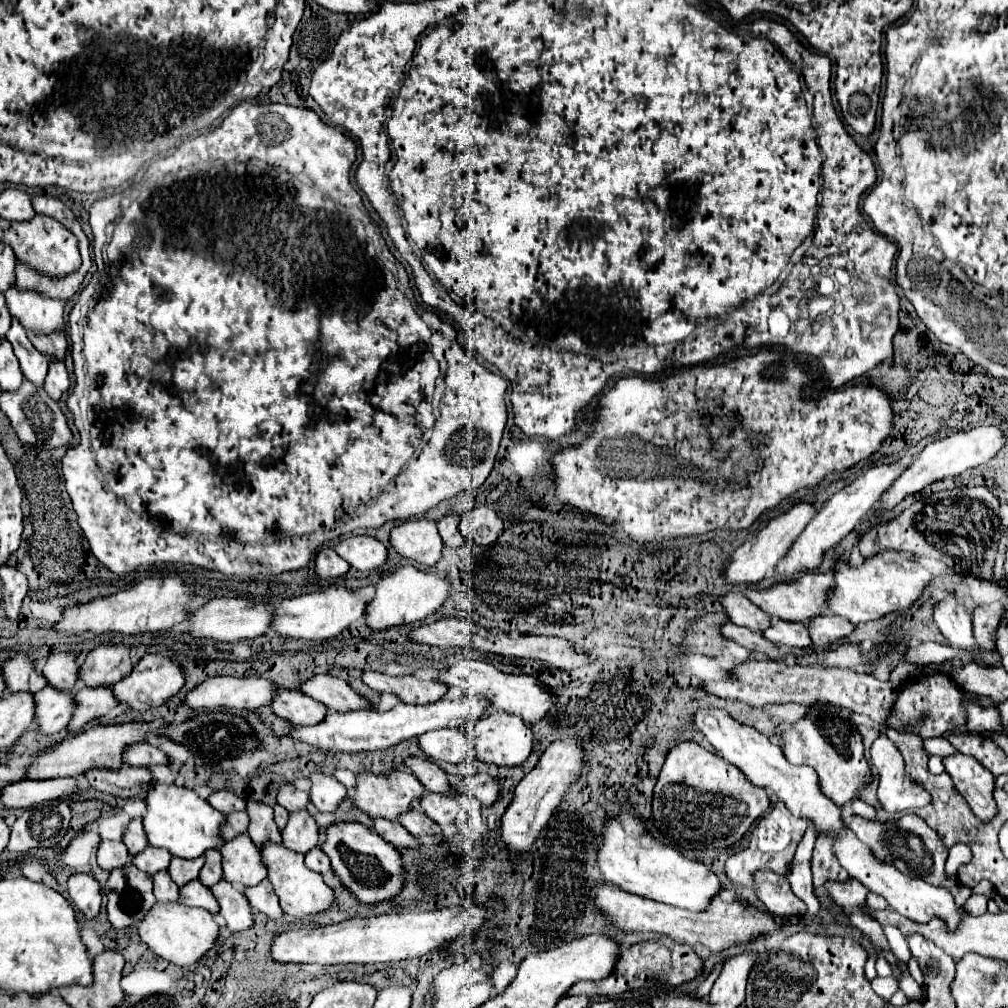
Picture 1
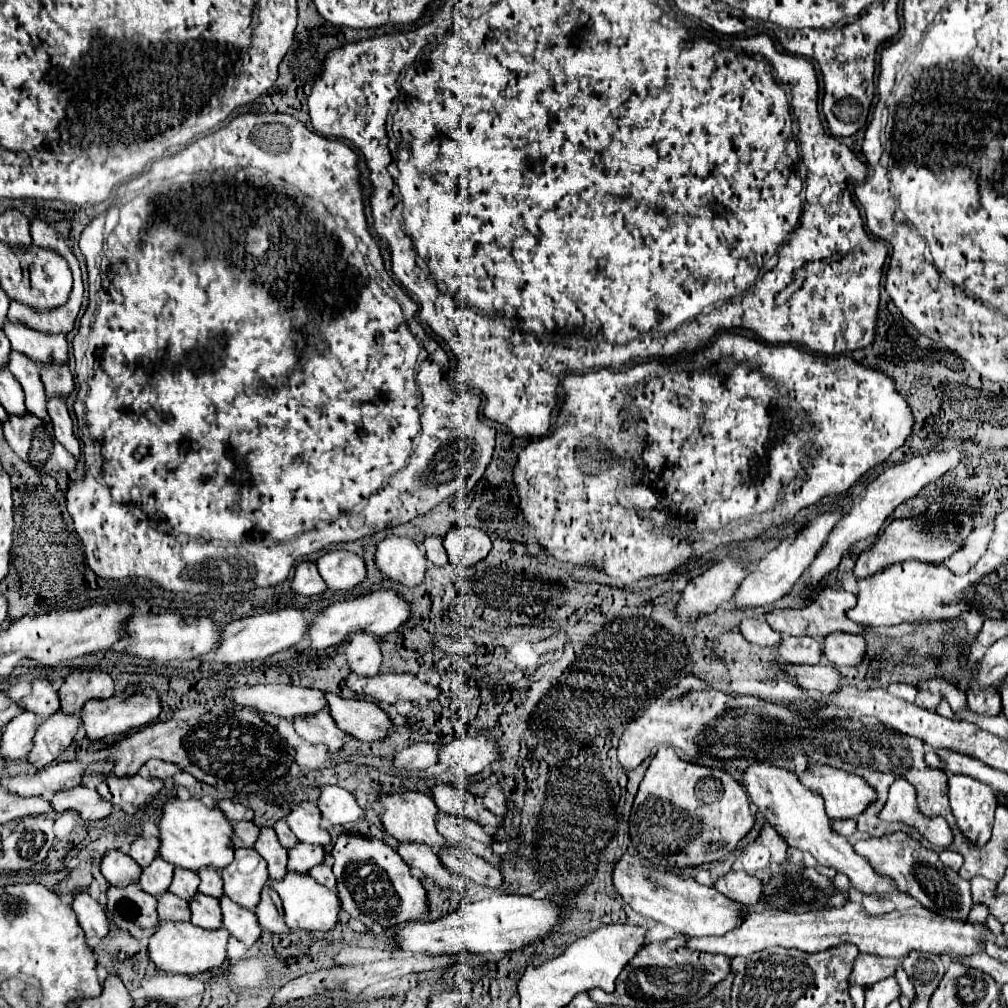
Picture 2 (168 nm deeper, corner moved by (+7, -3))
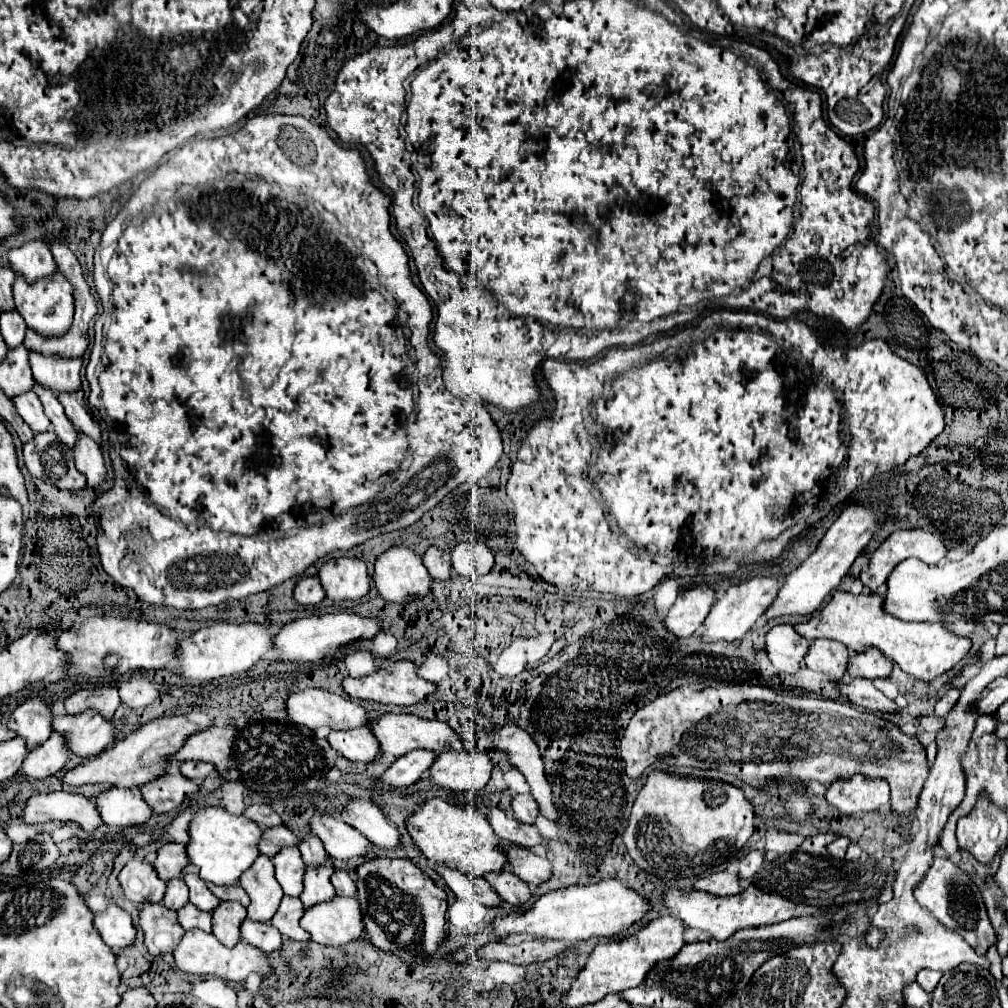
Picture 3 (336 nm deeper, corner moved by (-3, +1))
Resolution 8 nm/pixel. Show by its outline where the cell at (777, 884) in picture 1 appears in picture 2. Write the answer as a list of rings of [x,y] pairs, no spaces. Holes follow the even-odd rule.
[[[726,872],[714,882],[714,888],[728,896],[730,900],[744,902],[744,904],[756,904],[760,902],[760,886],[762,882],[754,876],[748,876],[744,872]]]

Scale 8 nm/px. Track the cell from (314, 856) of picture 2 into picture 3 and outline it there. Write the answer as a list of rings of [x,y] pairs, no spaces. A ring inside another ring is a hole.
[[[326,862],[326,866],[306,866],[306,872],[304,872],[304,892],[300,894],[300,900],[302,904],[308,908],[312,904],[318,904],[318,902],[324,902],[324,900],[330,900],[336,892],[334,892],[334,886],[330,884],[330,876],[334,872],[334,864],[332,862]]]

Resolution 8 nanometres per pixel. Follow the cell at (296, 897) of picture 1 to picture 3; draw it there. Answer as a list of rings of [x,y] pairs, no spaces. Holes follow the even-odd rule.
[[[334,896],[330,902],[320,902],[318,906],[310,906],[310,910],[304,908],[304,916],[300,918],[300,926],[310,934],[314,942],[326,944],[326,946],[342,946],[348,944],[364,934],[362,914],[356,898],[346,896]]]

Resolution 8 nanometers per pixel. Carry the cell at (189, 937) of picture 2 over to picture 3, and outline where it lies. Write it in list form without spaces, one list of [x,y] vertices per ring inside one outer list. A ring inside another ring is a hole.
[[[188,930],[182,936],[180,944],[176,946],[176,950],[172,954],[174,954],[176,966],[182,972],[194,974],[194,976],[216,976],[216,978],[222,978],[222,980],[244,982],[250,972],[254,972],[258,976],[270,974],[270,966],[266,962],[264,952],[260,952],[258,948],[254,948],[248,942],[242,942],[242,940],[238,940],[238,944],[232,946],[232,948],[222,946],[212,934],[206,934],[204,930]]]

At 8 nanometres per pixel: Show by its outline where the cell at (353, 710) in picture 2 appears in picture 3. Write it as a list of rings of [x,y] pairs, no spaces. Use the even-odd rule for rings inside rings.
[[[388,712],[388,714],[382,714],[382,716],[374,716],[374,718],[370,718],[368,728],[378,738],[380,750],[384,754],[390,754],[390,756],[402,756],[402,754],[416,750],[416,748],[428,748],[428,750],[434,750],[438,754],[440,746],[450,748],[454,742],[458,742],[454,730],[446,722],[424,720],[424,718],[418,718],[414,714],[390,714]]]

